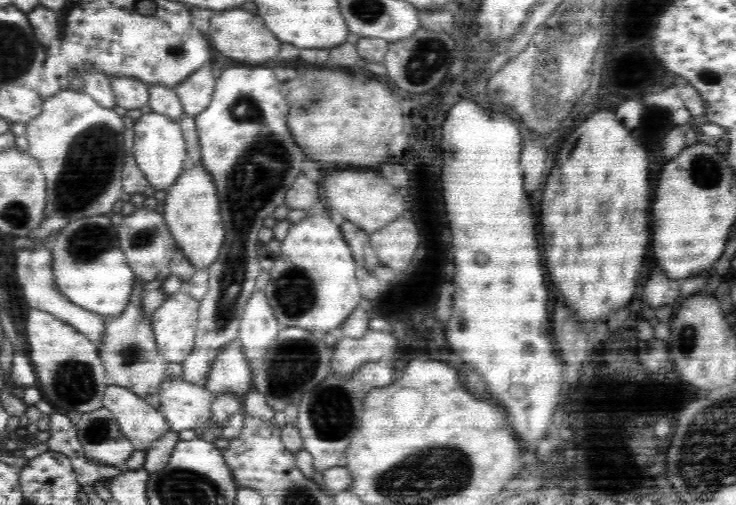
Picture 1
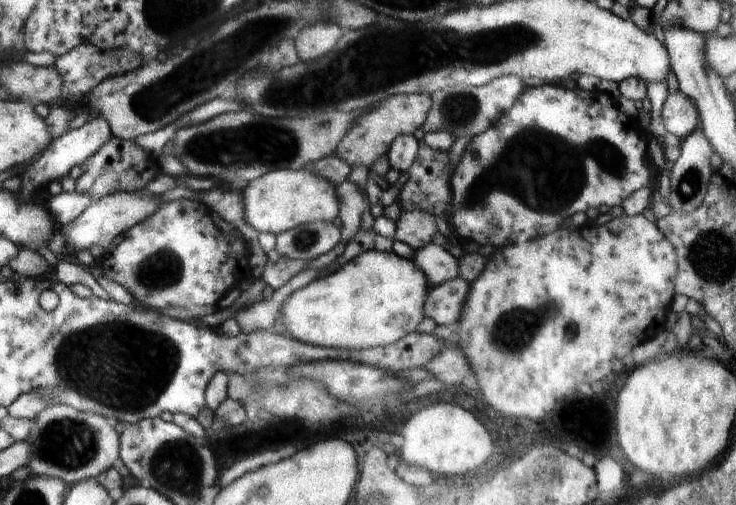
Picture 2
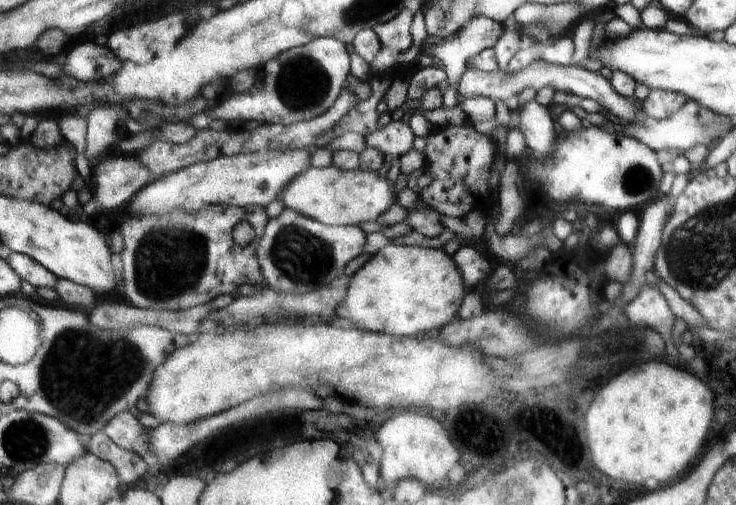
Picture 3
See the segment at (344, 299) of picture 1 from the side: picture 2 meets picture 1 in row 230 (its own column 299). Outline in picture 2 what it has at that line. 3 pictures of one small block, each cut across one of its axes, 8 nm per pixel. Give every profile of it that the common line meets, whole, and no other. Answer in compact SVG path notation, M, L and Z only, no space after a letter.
M367 250L334 272L318 277L310 284L295 290L282 303L279 316L284 330L287 330L286 334L309 345L356 350L385 347L417 330L418 324L425 317L423 306L430 288L431 284L426 275L412 260L398 256L394 251Z

